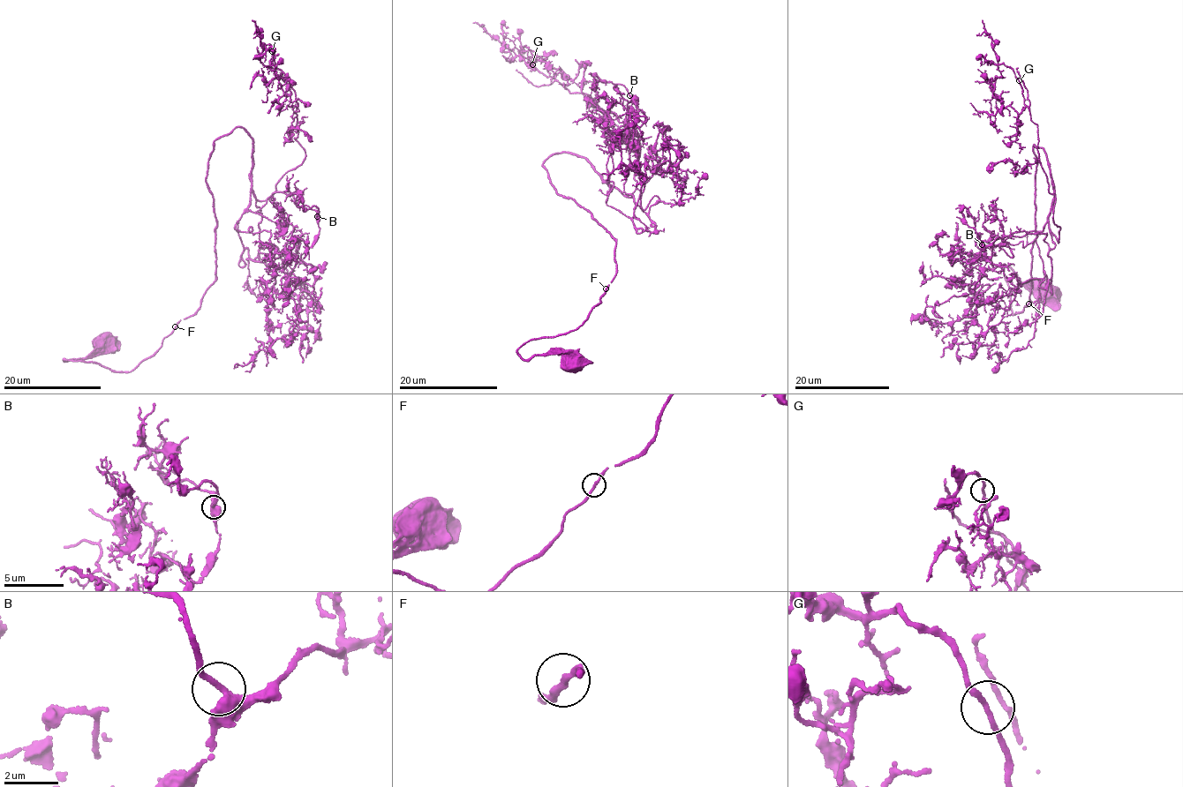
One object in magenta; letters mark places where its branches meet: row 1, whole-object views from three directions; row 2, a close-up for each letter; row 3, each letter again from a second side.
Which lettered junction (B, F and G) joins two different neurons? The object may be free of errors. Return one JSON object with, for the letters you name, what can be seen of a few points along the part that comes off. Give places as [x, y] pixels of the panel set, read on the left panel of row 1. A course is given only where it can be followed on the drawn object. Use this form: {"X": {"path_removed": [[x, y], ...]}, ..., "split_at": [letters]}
{"split_at": []}

